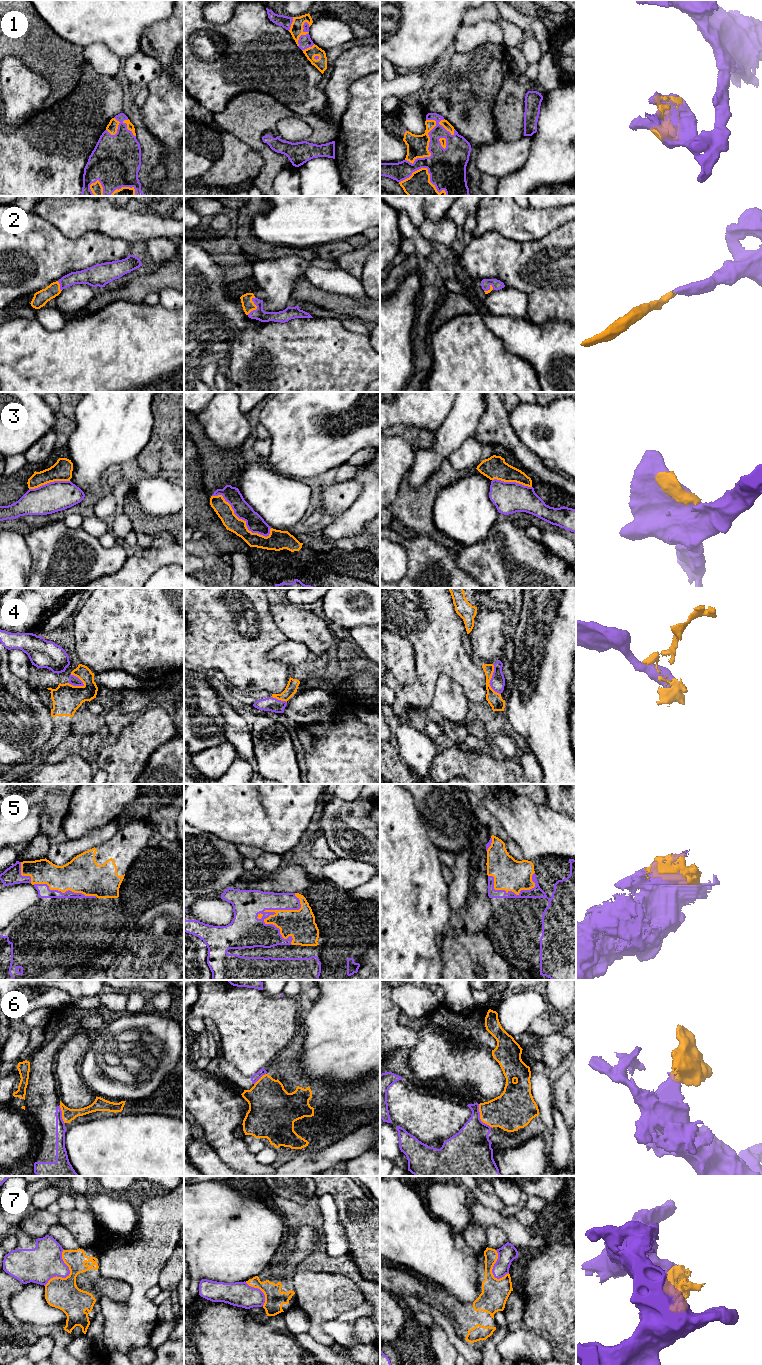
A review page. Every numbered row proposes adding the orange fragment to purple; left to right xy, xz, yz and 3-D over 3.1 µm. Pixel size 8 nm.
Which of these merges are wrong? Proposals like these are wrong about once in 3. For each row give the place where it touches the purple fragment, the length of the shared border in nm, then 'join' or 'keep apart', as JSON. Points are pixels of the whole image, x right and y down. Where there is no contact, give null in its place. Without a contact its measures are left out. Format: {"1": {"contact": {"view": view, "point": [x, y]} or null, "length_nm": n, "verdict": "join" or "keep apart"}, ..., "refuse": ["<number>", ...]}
{"1": {"contact": {"view": "yz", "point": [428, 149]}, "length_nm": 400, "verdict": "join"}, "2": {"contact": {"view": "xz", "point": [257, 307]}, "length_nm": 160, "verdict": "join"}, "3": {"contact": {"view": "xz", "point": [240, 518]}, "length_nm": 550, "verdict": "keep apart"}, "4": {"contact": {"view": "yz", "point": [490, 680]}, "length_nm": 260, "verdict": "join"}, "5": {"contact": {"view": "xz", "point": [270, 914]}, "length_nm": 420, "verdict": "join"}, "6": {"contact": {"view": "yz", "point": [479, 1118]}, "length_nm": 220, "verdict": "keep apart"}, "7": {"contact": {"view": "xy", "point": [68, 1274]}, "length_nm": 340, "verdict": "keep apart"}, "refuse": ["3", "6", "7"]}

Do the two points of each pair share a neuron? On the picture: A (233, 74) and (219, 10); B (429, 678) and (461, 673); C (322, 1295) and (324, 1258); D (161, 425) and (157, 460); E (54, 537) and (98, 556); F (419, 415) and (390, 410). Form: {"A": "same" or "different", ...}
{"A": "different", "B": "same", "C": "different", "D": "same", "E": "same", "F": "same"}

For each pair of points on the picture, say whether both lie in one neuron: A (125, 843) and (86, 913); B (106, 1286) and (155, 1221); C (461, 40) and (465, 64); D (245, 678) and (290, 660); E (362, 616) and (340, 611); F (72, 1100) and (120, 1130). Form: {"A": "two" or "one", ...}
{"A": "one", "B": "two", "C": "two", "D": "two", "E": "one", "F": "two"}

